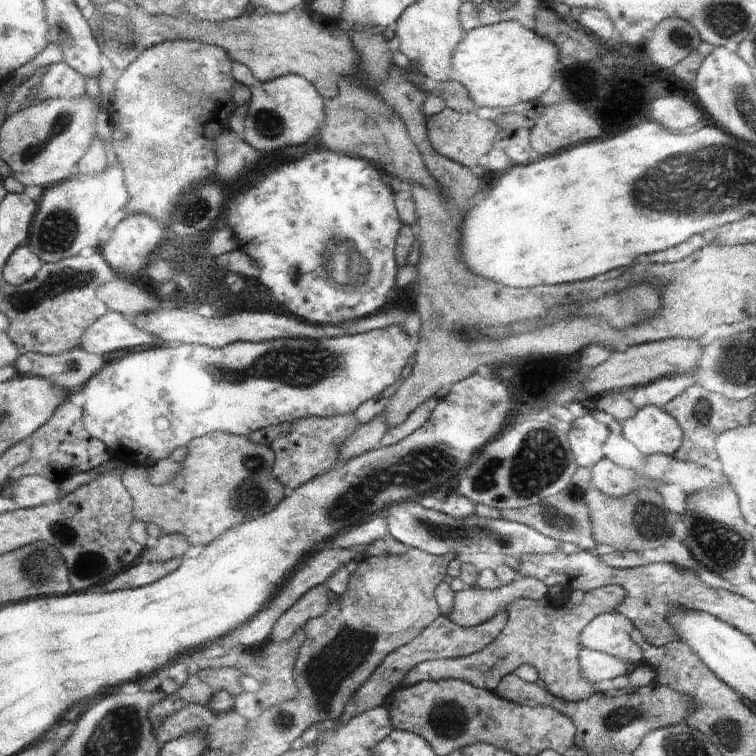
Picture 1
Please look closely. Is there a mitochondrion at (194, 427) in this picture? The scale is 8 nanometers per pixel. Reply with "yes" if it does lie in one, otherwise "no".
no

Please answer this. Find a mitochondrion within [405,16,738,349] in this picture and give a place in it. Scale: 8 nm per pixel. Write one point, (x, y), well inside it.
(679, 37)

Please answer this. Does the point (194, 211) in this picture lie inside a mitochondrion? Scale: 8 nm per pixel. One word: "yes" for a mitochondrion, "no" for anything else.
yes

